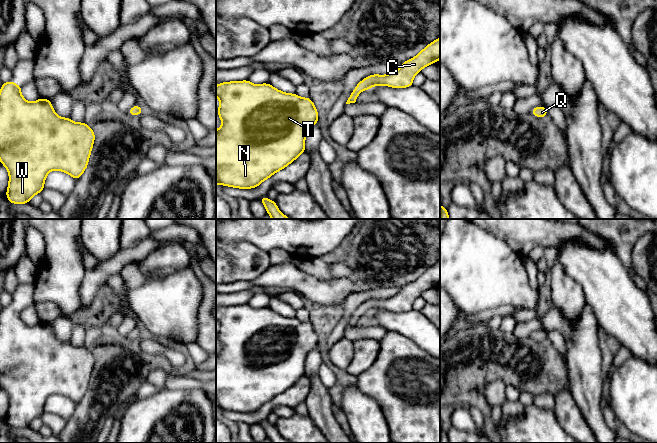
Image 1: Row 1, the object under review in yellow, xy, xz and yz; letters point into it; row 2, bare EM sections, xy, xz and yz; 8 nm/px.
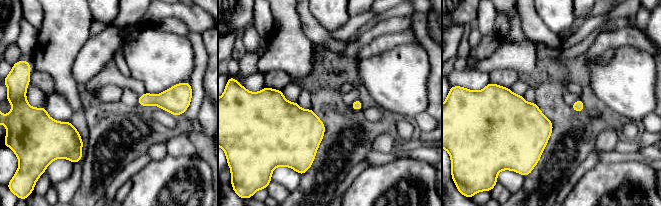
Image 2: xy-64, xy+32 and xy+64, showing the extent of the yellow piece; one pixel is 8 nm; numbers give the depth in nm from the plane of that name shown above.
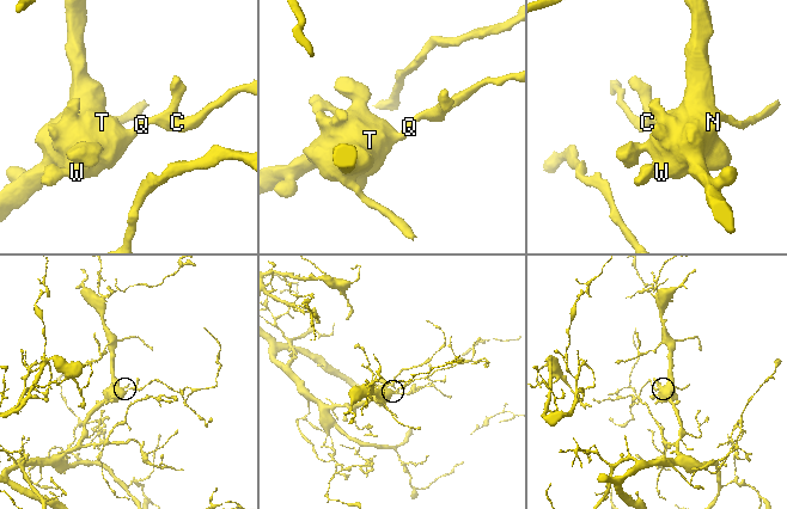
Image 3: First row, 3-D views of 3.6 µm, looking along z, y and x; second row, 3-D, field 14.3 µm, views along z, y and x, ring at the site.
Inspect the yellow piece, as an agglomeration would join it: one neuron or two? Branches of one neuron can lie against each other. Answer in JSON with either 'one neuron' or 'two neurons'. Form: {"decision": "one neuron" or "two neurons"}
{"decision": "one neuron"}

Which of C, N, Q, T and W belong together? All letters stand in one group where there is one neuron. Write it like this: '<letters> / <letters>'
C N Q T W

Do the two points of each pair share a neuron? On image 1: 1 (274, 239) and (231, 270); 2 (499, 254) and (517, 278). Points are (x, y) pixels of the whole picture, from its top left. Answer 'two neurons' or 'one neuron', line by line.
1: two neurons
2: one neuron

